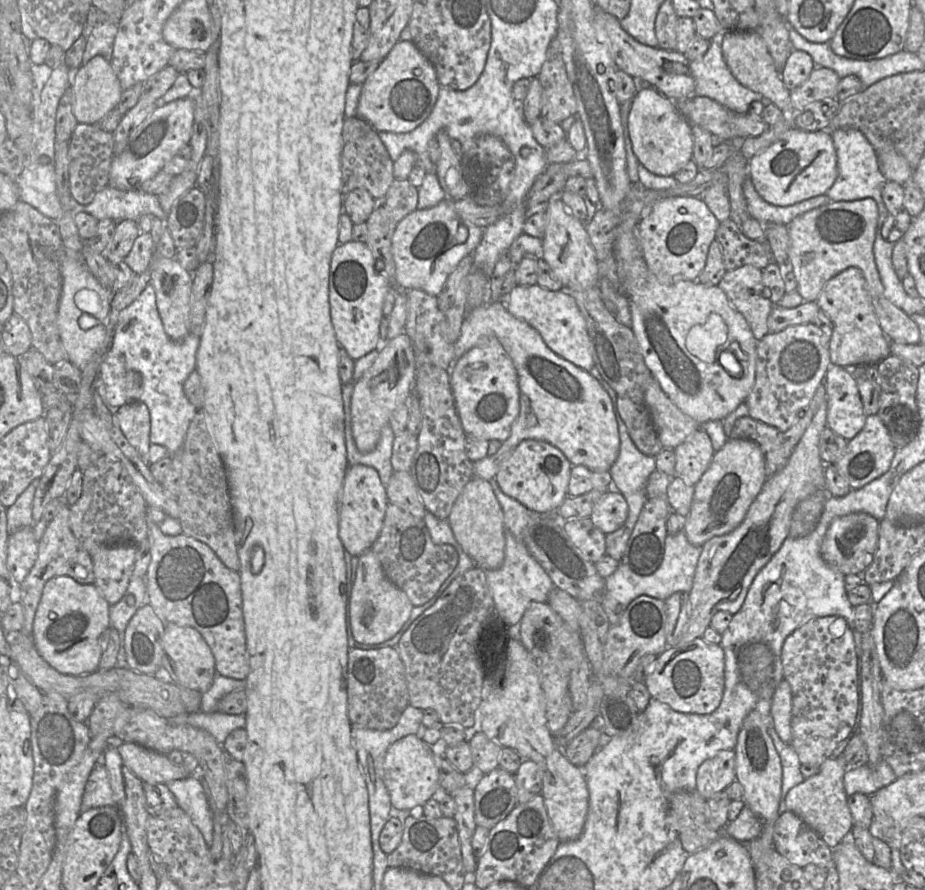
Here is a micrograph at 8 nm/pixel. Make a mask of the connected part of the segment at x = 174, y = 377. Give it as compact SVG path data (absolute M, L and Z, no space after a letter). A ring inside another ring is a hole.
M148 285L116 316L110 347L100 363L99 376L106 405L114 410L131 401L144 403L150 413L150 443L166 447L170 455L181 450L187 429L198 410L185 396L183 385L196 370L199 342L200 338L190 333L179 342L168 337L157 309L155 291L152 285ZM130 371L142 375L138 400L129 399L126 395L125 377Z

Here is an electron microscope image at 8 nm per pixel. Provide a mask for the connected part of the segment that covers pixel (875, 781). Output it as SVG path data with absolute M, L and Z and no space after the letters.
M882 749L882 759L875 765L870 766L868 764L861 764L853 768L847 768L844 774L844 788L848 796L854 793L862 793L866 796L872 796L878 790L884 786L889 785L897 776L893 772L892 768L883 760L883 749Z

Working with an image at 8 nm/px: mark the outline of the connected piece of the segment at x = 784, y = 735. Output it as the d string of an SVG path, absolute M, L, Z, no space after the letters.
M782 680L777 686L770 704L772 726L784 742L791 744L792 693L790 684Z

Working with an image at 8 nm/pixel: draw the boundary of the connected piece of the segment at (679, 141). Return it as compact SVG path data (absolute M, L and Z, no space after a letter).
M640 87L632 98L628 114L628 133L634 154L653 174L673 176L692 158L691 124L681 114L675 101L653 87Z

